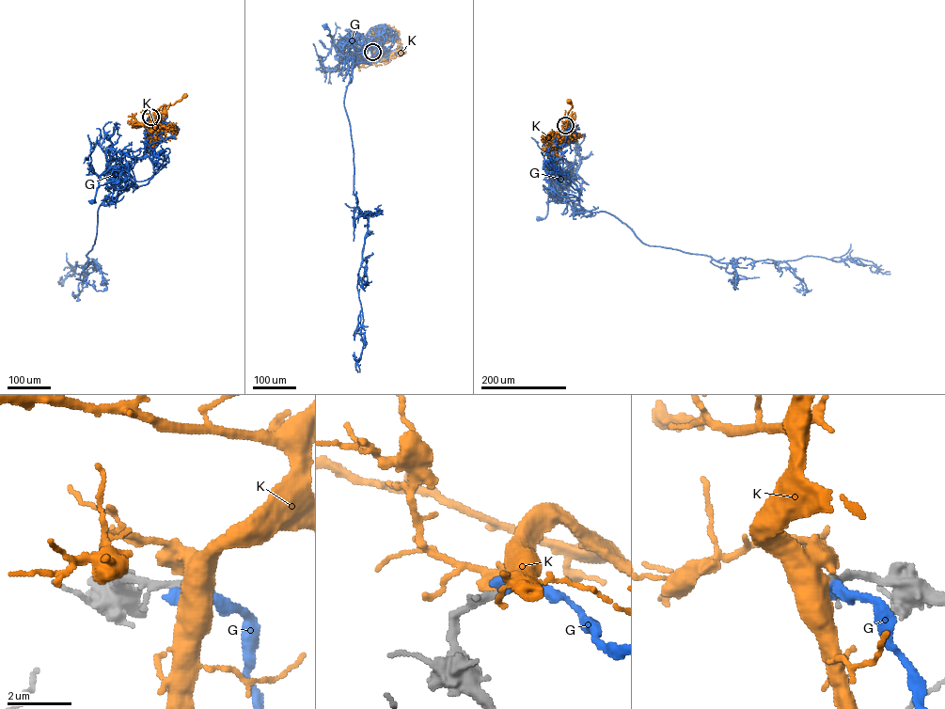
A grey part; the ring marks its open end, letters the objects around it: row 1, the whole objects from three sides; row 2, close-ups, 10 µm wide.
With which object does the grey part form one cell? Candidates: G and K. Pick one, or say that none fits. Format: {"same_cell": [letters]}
{"same_cell": ["K"]}

